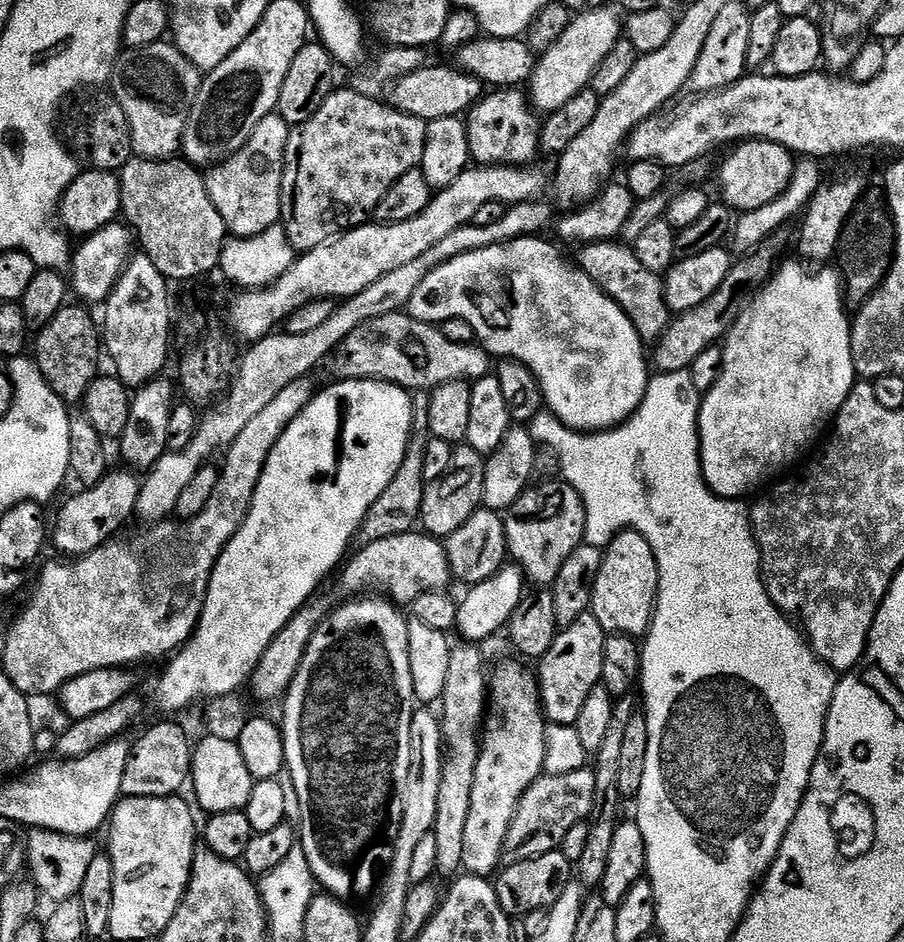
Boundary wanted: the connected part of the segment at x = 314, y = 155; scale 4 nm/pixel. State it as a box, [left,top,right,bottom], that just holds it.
[280,86,427,253]

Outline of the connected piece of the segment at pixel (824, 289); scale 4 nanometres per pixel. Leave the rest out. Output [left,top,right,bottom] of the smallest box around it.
[700,263,858,500]

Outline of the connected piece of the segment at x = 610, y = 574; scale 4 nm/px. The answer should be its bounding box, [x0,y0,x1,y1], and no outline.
[590,530,660,637]

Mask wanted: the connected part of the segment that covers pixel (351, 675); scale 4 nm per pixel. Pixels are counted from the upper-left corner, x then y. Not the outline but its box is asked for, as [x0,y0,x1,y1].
[282,598,414,898]

